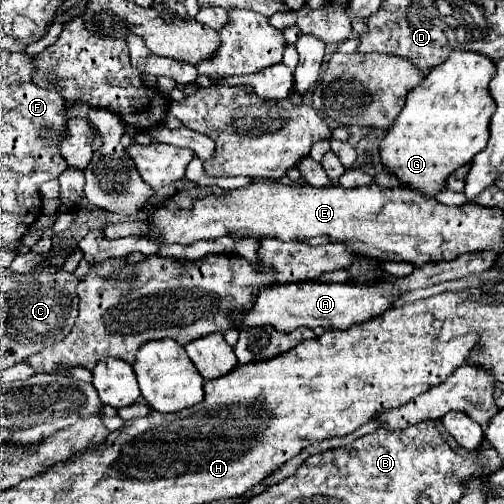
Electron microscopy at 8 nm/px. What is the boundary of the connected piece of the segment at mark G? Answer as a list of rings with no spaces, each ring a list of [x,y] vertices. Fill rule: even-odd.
[[[471,51],[451,53],[443,65],[435,65],[425,81],[409,91],[403,111],[381,141],[381,163],[427,197],[441,191],[445,179],[487,145],[489,121],[495,113],[495,99],[487,89],[493,75],[495,61]]]

